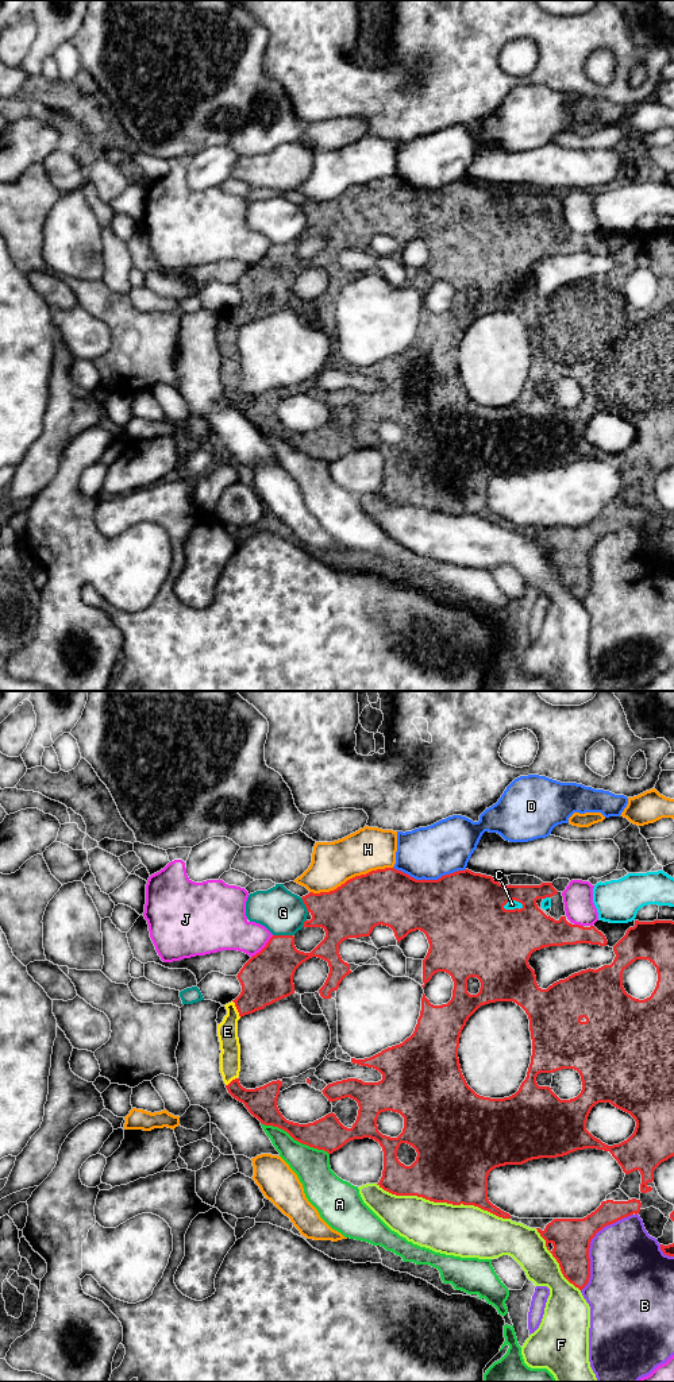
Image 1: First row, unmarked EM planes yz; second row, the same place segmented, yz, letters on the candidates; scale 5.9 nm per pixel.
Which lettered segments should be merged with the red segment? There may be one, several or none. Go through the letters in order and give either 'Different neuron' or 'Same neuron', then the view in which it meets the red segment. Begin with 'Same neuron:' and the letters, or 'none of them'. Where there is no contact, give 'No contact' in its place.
Same neuron: E
A: Different neuron. Touches red in yz
B: Different neuron. Touches red in yz
C: Different neuron. Touches red in yz
D: Different neuron. Touches red in yz
E: Same neuron. Touches red in yz
F: Different neuron. Touches red in yz
G: Different neuron. Touches red in yz
H: Different neuron. Touches red in yz
J: Different neuron. Touches red in yz

